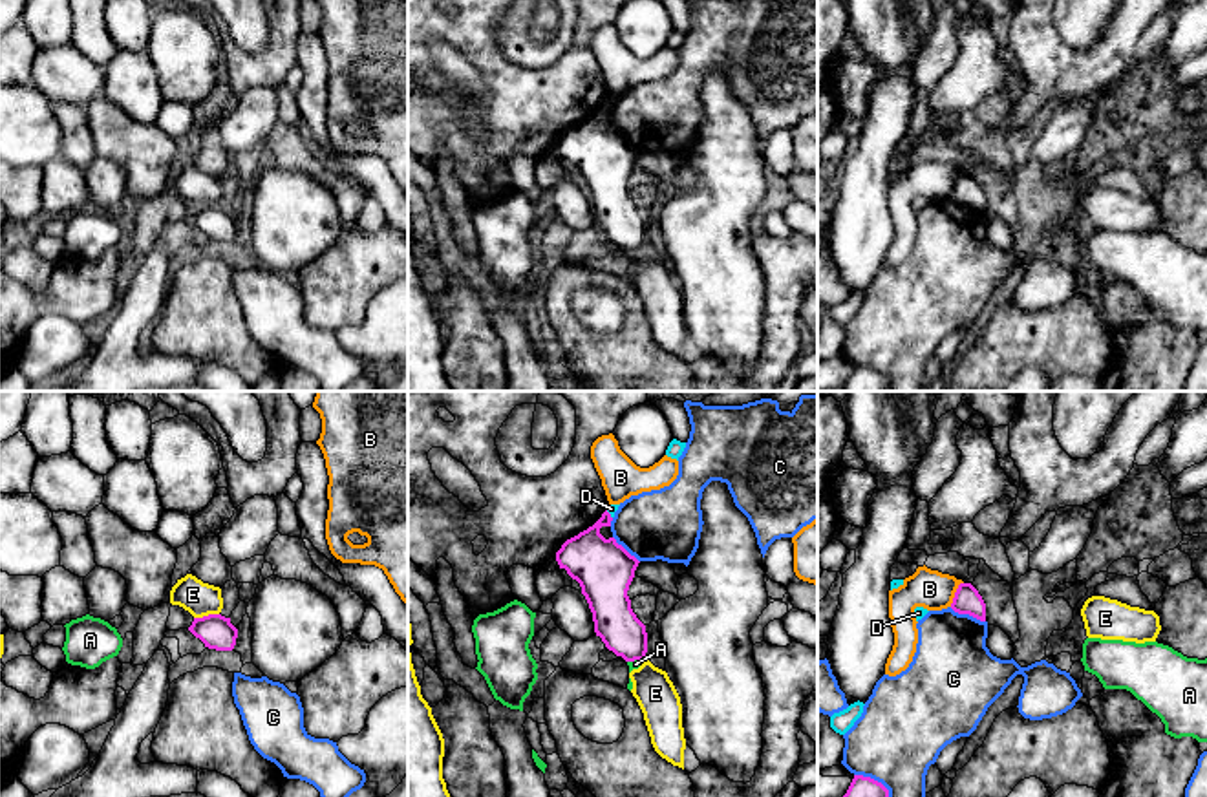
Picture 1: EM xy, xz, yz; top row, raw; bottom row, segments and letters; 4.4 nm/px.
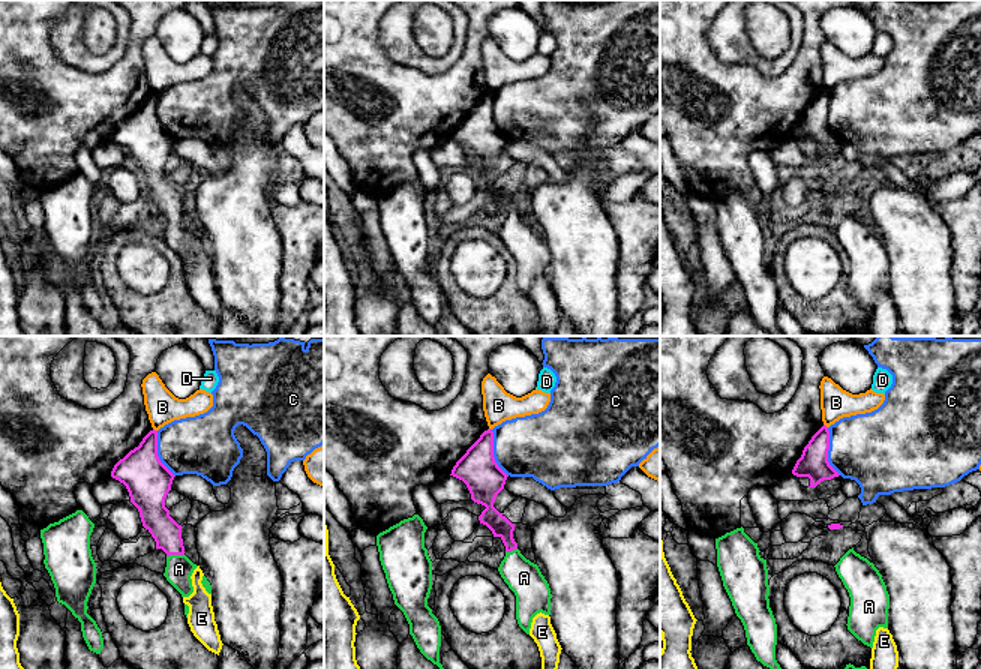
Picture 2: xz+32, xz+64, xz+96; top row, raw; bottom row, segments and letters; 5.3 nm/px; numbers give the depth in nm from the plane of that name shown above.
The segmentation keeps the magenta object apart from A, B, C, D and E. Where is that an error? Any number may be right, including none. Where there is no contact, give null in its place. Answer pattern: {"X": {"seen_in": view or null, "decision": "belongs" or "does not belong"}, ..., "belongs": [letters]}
{"A": {"seen_in": "xz", "decision": "belongs"}, "B": {"seen_in": "yz", "decision": "does not belong"}, "C": {"seen_in": "yz", "decision": "does not belong"}, "D": {"seen_in": "xz", "decision": "does not belong"}, "E": {"seen_in": "xy", "decision": "does not belong"}, "belongs": ["A"]}

